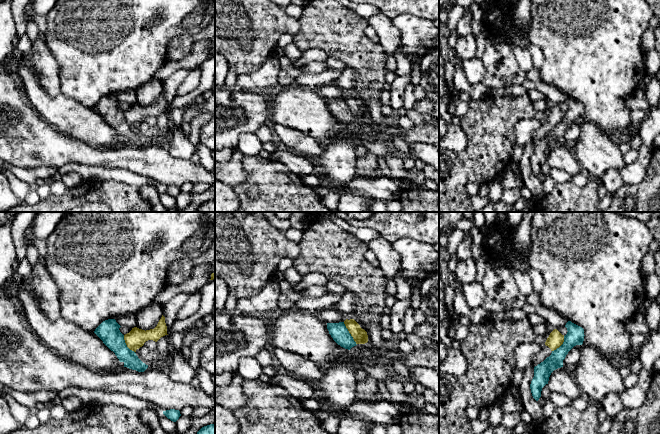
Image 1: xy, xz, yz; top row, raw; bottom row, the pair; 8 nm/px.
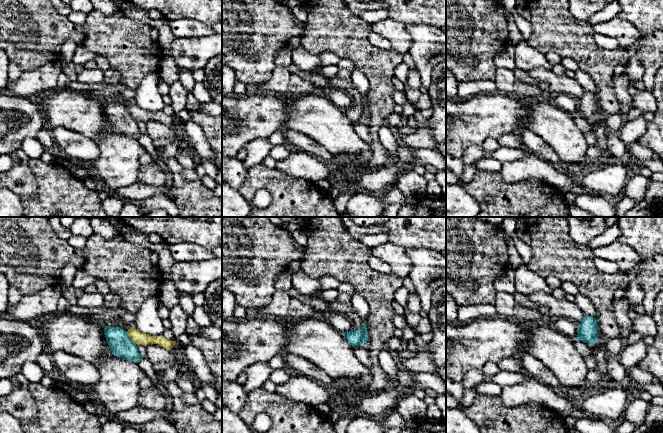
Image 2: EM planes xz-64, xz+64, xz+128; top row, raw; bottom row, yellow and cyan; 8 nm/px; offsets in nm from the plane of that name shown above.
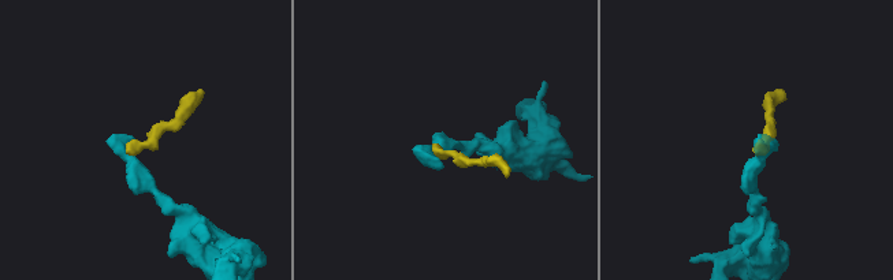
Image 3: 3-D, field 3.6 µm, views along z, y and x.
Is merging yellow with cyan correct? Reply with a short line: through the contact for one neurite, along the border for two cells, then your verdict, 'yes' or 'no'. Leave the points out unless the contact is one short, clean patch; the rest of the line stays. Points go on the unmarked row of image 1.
line xz (343, 98), (356, 120); no

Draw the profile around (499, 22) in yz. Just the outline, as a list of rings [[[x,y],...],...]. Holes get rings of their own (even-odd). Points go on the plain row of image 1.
[[[508,0],[493,2],[491,8],[486,11],[484,26],[488,36],[502,37],[510,46],[518,44],[527,48],[529,44],[527,34],[530,24],[524,28],[525,34],[523,35],[514,21],[514,7]]]

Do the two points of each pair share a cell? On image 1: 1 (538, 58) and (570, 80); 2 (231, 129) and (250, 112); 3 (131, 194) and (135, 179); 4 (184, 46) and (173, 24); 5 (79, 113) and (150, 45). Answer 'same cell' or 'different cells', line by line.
1: different cells
2: same cell
3: different cells
4: different cells
5: different cells

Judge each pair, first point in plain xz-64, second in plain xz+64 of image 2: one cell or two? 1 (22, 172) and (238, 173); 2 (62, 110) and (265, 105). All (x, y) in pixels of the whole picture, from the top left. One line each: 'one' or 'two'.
1: one
2: two

